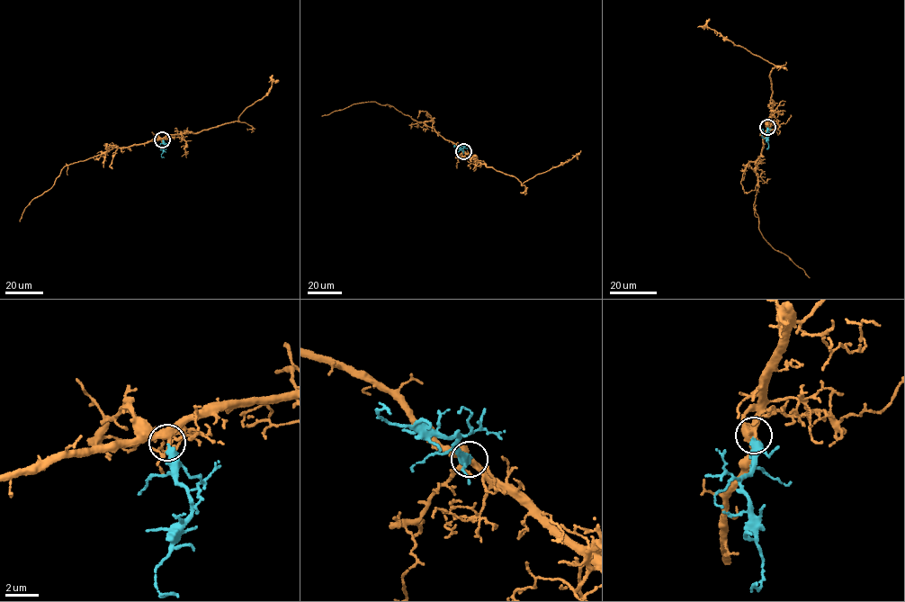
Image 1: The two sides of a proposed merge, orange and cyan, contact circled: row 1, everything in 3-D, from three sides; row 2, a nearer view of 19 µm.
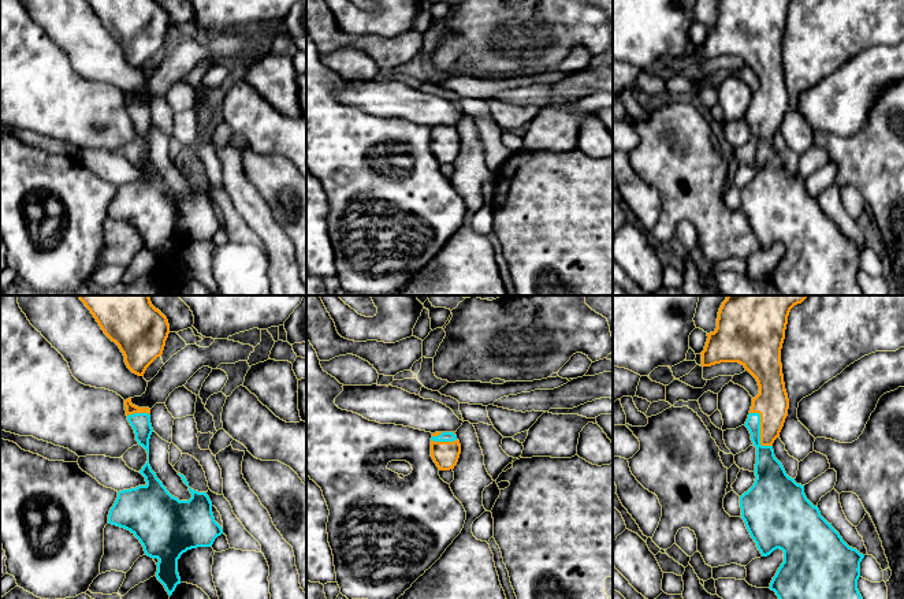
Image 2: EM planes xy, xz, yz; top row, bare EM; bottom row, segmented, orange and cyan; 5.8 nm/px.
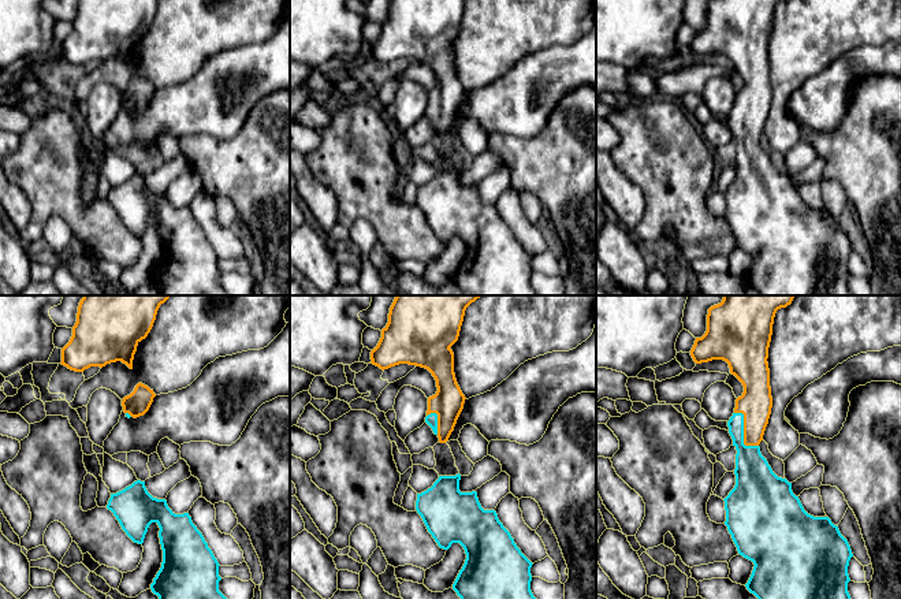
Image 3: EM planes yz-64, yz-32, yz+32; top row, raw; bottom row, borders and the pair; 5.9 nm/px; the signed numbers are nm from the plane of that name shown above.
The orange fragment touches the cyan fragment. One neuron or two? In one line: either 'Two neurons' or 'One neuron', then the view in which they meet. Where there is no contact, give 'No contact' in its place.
Two neurons. Touches orange in yz

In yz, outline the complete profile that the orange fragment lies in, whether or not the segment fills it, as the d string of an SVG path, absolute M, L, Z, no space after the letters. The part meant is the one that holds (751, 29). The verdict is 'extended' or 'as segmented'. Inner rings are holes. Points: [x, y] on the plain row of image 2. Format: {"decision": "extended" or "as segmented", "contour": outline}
{"decision": "as segmented", "contour": "M721 0L717 22L707 27L702 60L721 56L739 56L758 75L759 88L752 92L749 107L760 108L760 138L773 139L788 109L789 93L785 83L781 42L785 33L788 10L793 0Z"}

